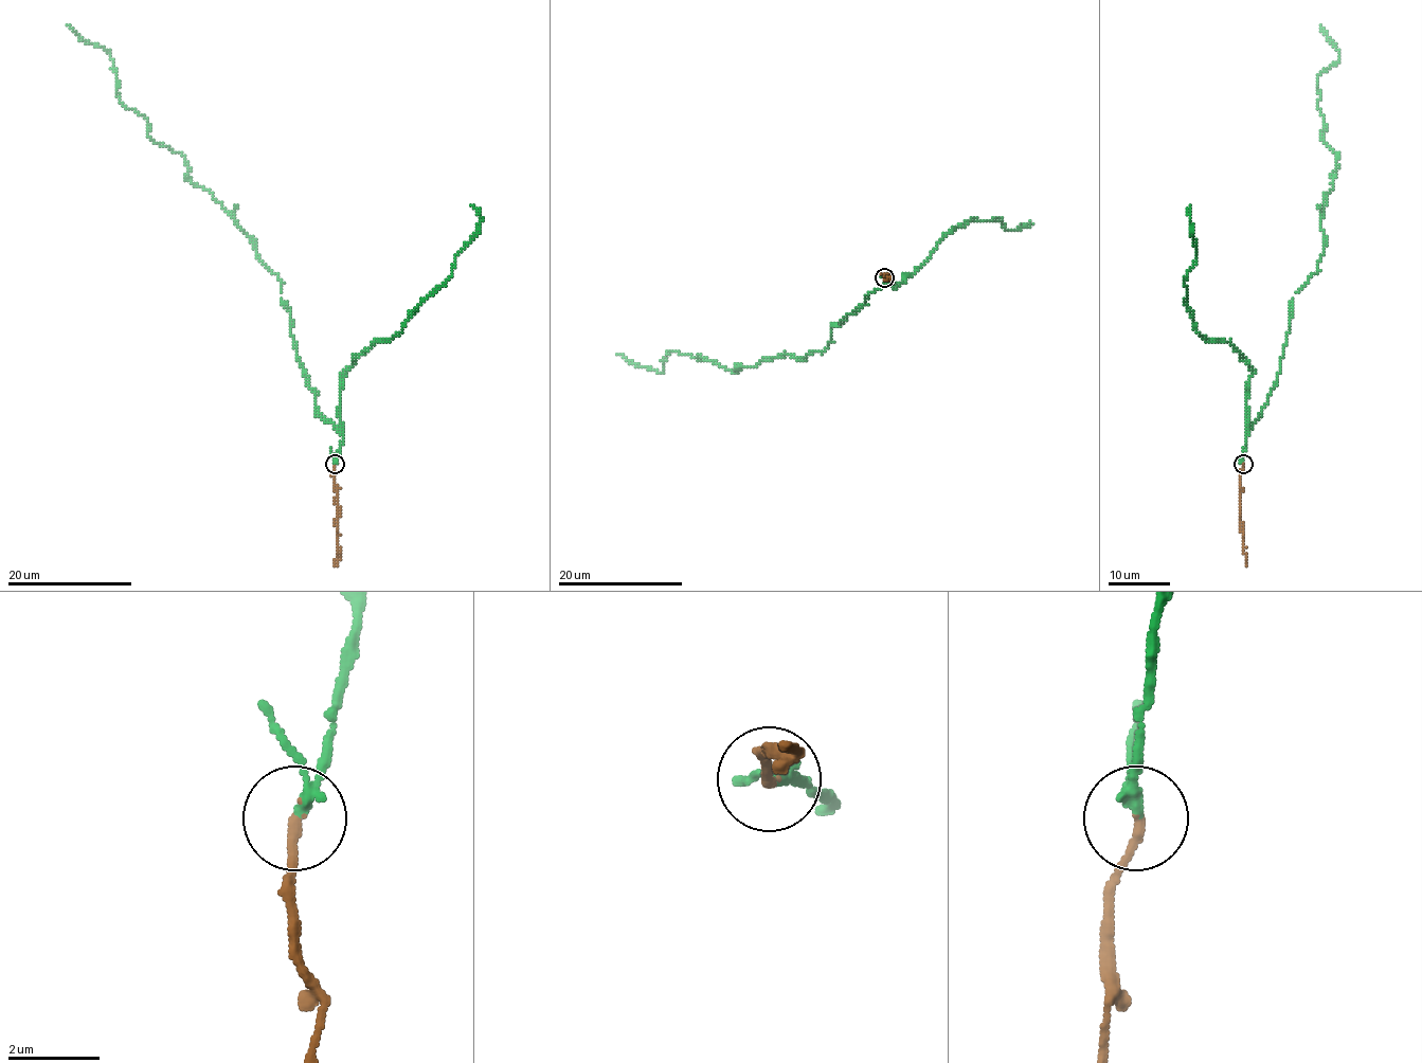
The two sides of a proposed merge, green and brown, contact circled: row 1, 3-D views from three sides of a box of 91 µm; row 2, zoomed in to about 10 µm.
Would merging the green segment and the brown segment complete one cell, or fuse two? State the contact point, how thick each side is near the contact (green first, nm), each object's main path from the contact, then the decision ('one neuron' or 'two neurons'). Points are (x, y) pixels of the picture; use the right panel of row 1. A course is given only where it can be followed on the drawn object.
at (1243, 464); 200 nm thick on the green side, 200 nm on the other; green runs (1243, 464), (1293, 300), (1325, 253), (1321, 214), (1338, 165), (1321, 134), (1318, 75), (1338, 55), (1321, 24); brown runs (1243, 464), (1239, 509), (1245, 566); one neuron

